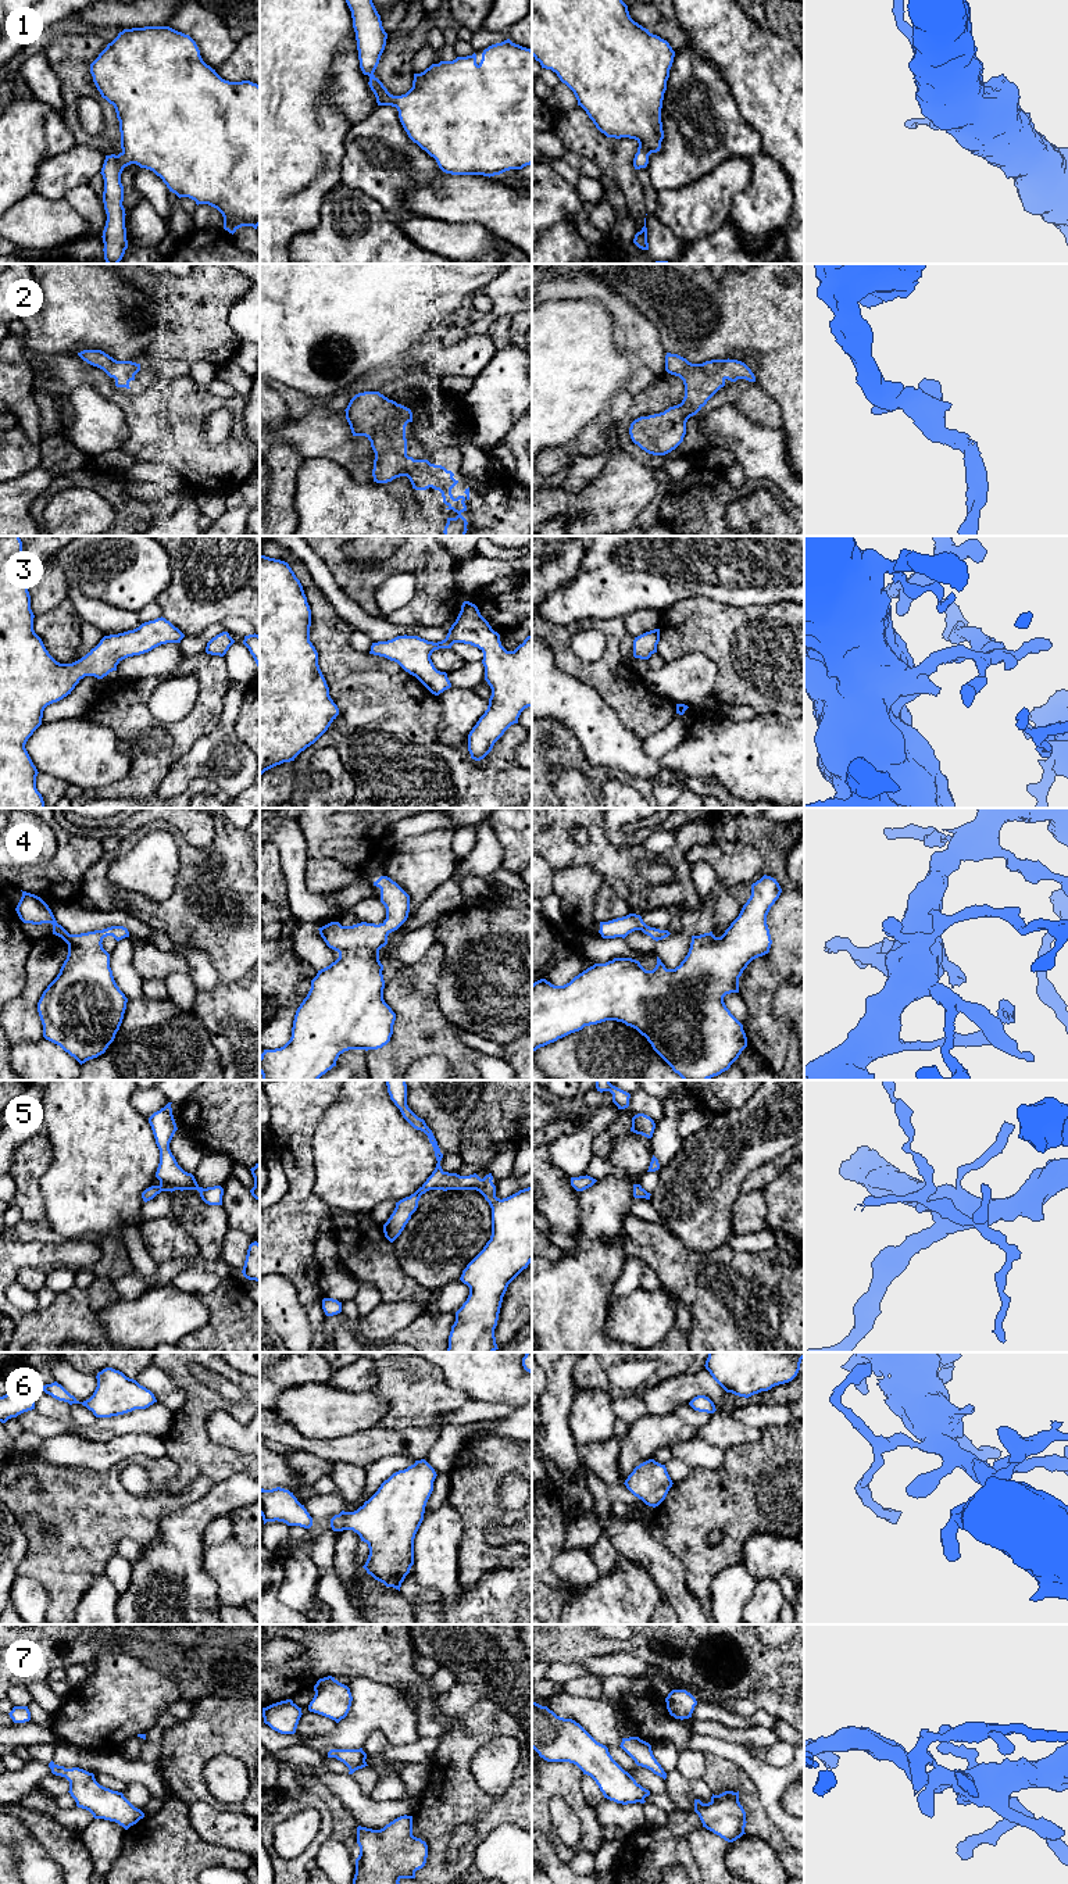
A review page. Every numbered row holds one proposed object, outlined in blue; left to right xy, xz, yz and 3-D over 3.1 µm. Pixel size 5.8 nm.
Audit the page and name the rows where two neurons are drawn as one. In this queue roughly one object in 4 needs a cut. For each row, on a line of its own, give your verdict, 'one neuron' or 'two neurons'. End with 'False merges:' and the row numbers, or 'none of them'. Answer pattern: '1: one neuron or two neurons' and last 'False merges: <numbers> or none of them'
1: one neuron
2: one neuron
3: one neuron
4: one neuron
5: one neuron
6: one neuron
7: one neuron
False merges: none of them

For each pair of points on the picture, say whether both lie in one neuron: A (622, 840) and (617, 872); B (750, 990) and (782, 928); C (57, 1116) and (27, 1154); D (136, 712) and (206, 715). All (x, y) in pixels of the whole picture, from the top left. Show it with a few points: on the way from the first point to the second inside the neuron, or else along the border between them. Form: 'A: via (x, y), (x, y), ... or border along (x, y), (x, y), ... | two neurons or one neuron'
A: border along (608, 842), (617, 850) | two neurons
B: via (765, 975), (782, 958), (782, 943) | one neuron
C: border along (47, 1136), (52, 1144), (52, 1164), (47, 1169) | two neurons
D: via (152, 730), (157, 736), (181, 736), (188, 732) | one neuron

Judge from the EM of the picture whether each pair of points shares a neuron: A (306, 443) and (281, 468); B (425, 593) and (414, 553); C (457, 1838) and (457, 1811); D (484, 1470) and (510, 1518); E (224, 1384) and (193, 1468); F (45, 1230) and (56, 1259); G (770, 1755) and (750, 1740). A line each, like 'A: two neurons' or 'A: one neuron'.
A: two neurons
B: one neuron
C: two neurons
D: one neuron
E: two neurons
F: two neurons
G: two neurons

